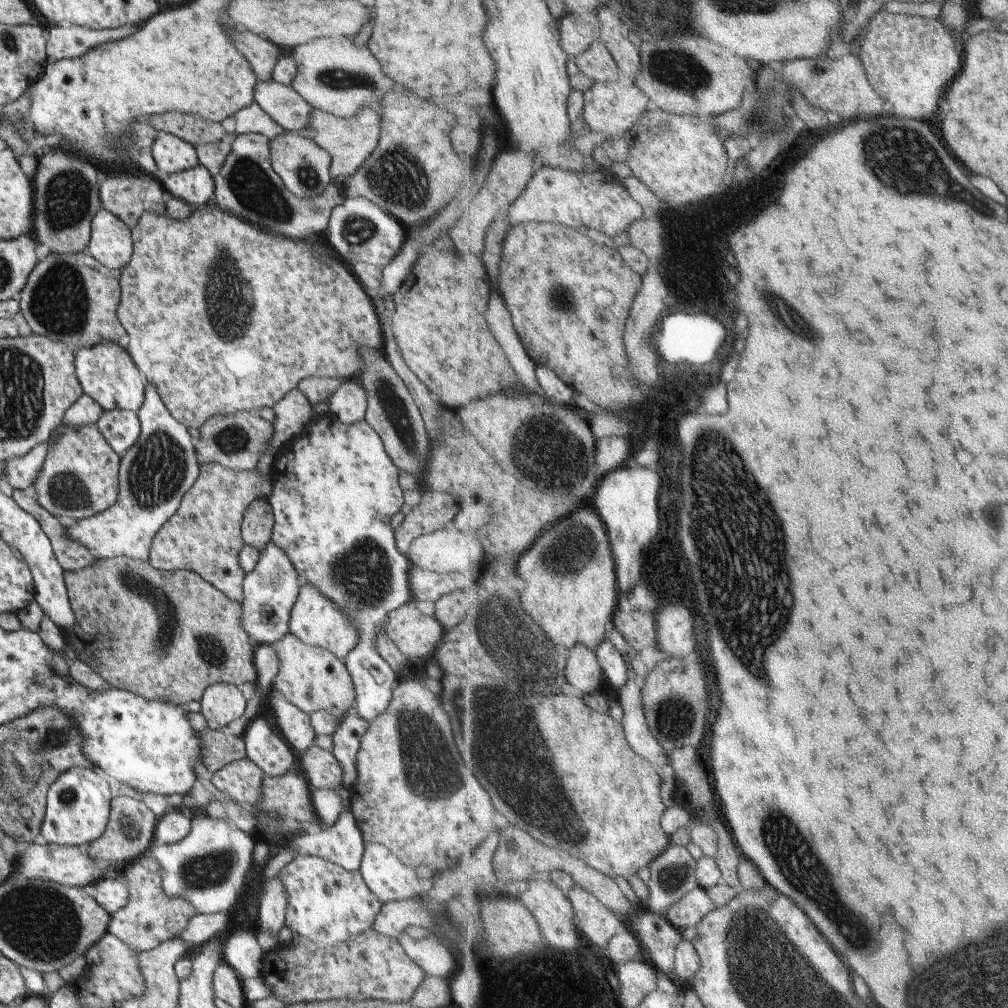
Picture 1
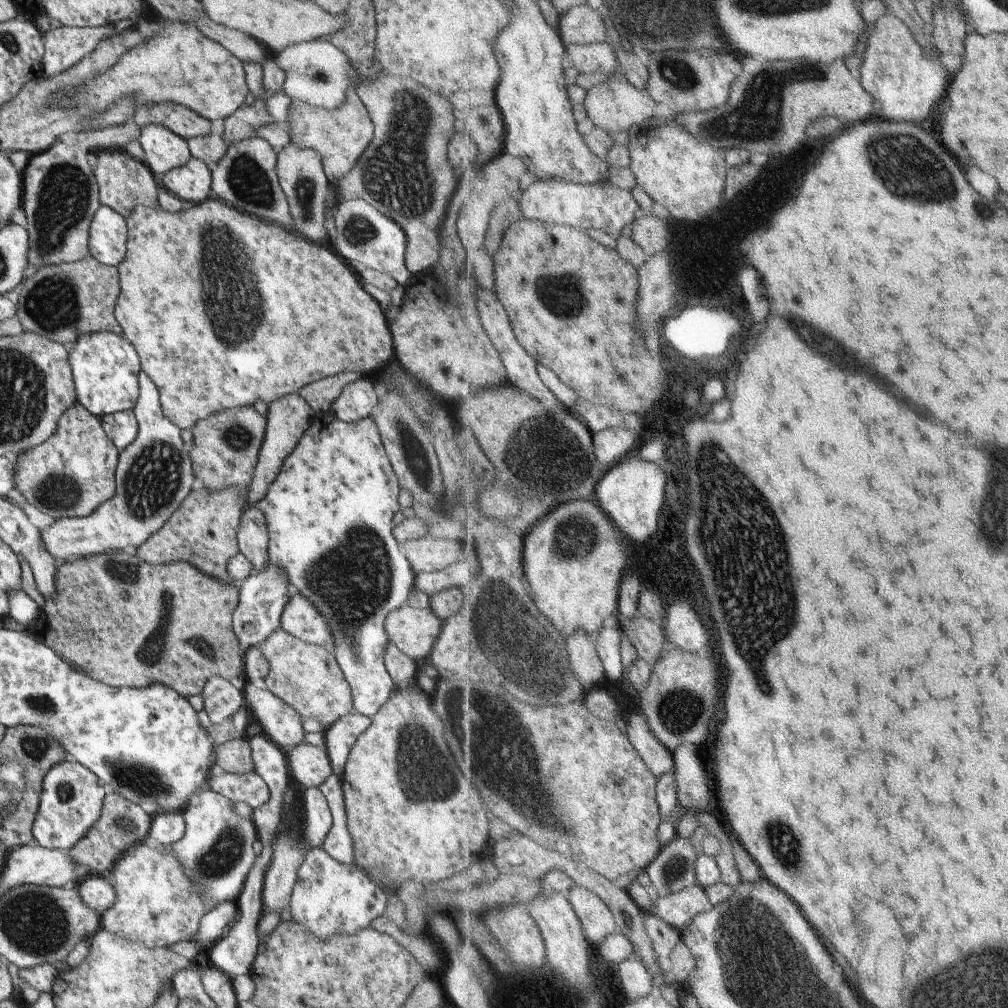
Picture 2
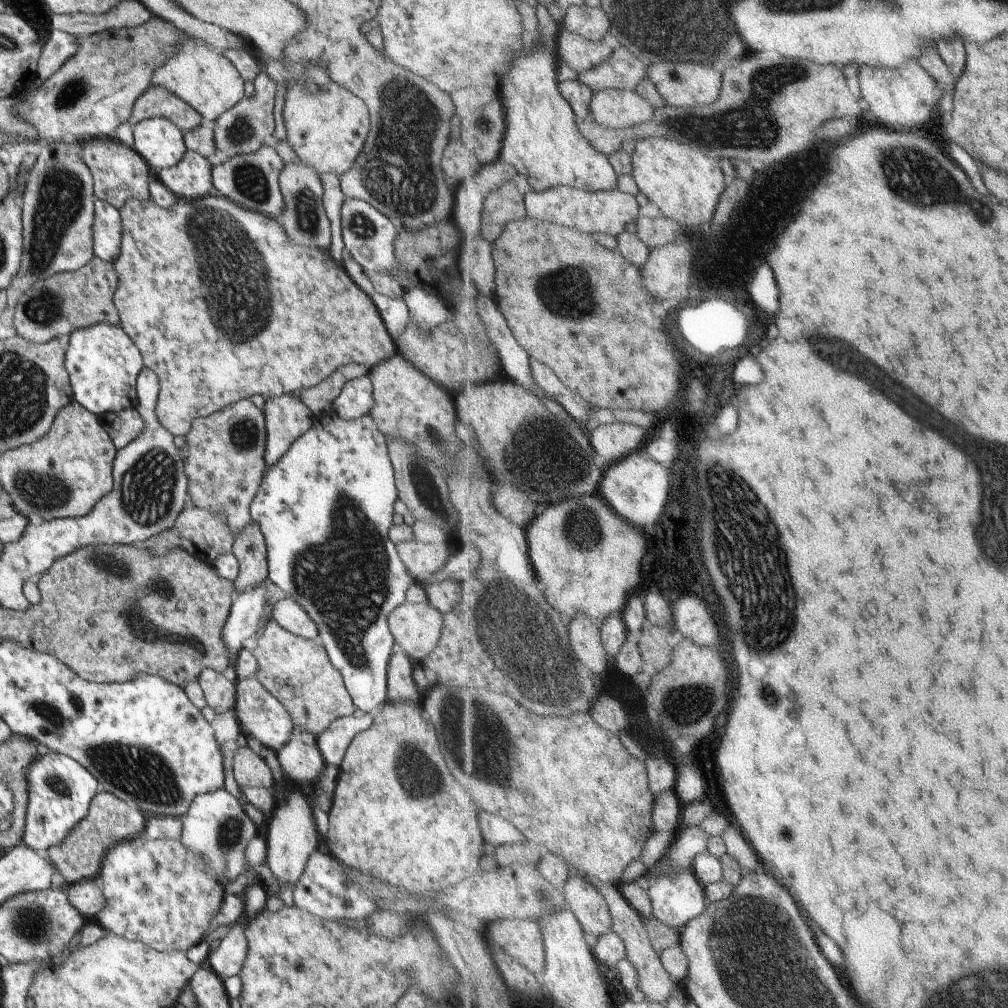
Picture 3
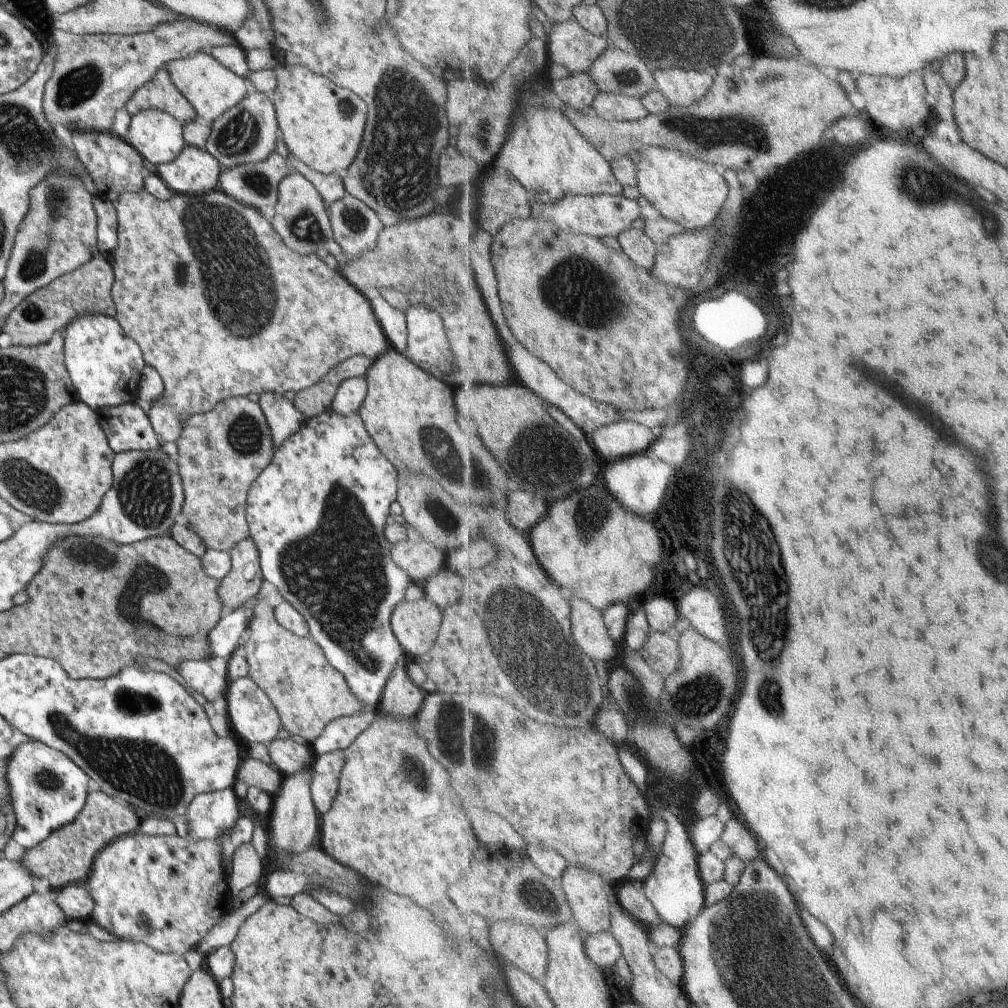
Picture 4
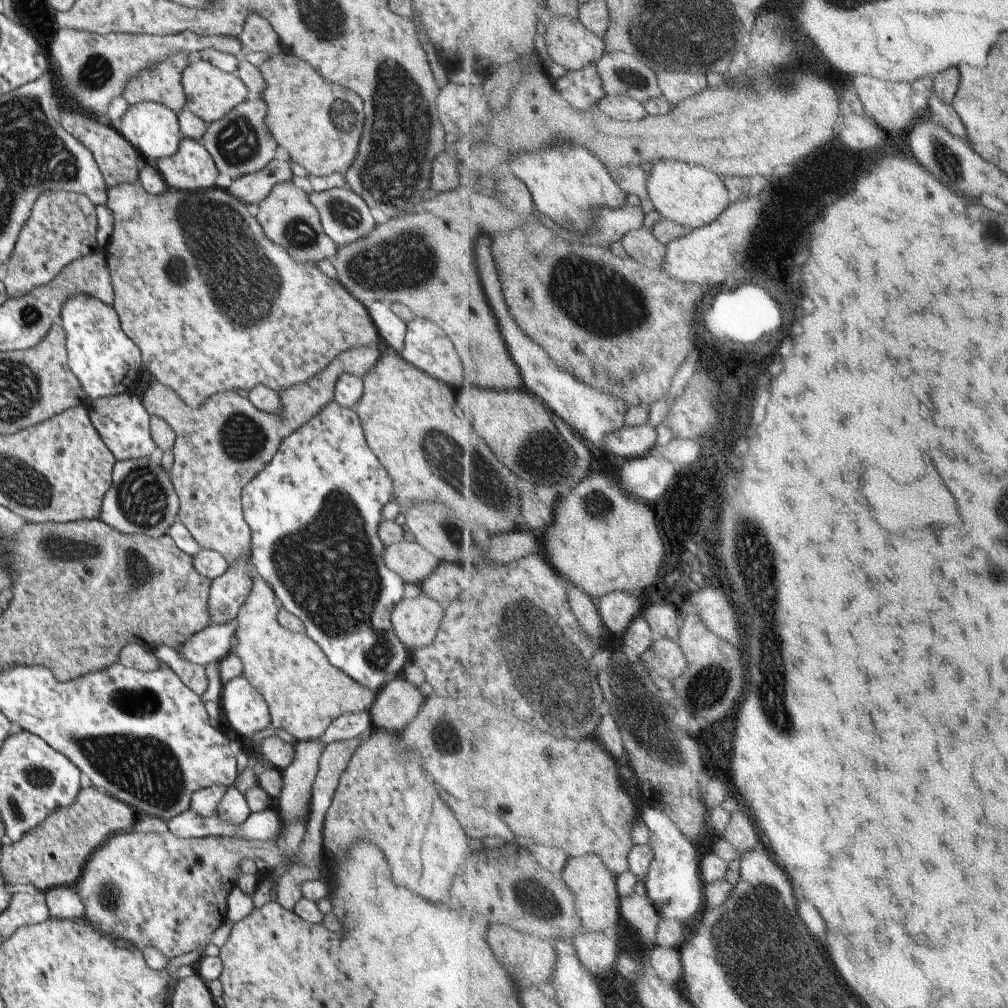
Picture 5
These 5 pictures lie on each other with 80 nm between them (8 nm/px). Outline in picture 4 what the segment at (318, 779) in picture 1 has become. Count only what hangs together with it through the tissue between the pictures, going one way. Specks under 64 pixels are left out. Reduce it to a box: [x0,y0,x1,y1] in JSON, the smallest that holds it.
[266,738,315,776]

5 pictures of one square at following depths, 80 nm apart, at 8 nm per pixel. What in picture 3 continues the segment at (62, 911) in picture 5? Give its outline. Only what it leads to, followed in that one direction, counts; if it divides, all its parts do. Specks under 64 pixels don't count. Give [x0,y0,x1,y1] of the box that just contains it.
[63,878,104,921]

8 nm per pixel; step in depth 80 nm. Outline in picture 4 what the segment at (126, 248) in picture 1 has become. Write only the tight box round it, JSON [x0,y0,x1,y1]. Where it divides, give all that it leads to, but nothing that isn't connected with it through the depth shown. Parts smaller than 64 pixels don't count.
[92,198,117,256]

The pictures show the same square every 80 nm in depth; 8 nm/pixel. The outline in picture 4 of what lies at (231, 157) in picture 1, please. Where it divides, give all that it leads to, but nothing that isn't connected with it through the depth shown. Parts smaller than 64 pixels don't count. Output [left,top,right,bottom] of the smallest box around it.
[217,151,287,212]

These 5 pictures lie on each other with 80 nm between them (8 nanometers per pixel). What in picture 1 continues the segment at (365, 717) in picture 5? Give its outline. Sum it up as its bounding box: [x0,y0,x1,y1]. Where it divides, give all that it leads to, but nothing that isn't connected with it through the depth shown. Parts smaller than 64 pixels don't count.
[332,716,368,791]

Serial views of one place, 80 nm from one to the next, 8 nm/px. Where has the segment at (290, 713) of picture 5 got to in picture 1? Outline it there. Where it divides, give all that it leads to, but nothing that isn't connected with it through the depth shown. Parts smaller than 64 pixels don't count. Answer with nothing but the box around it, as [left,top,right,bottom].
[270,633,355,717]

